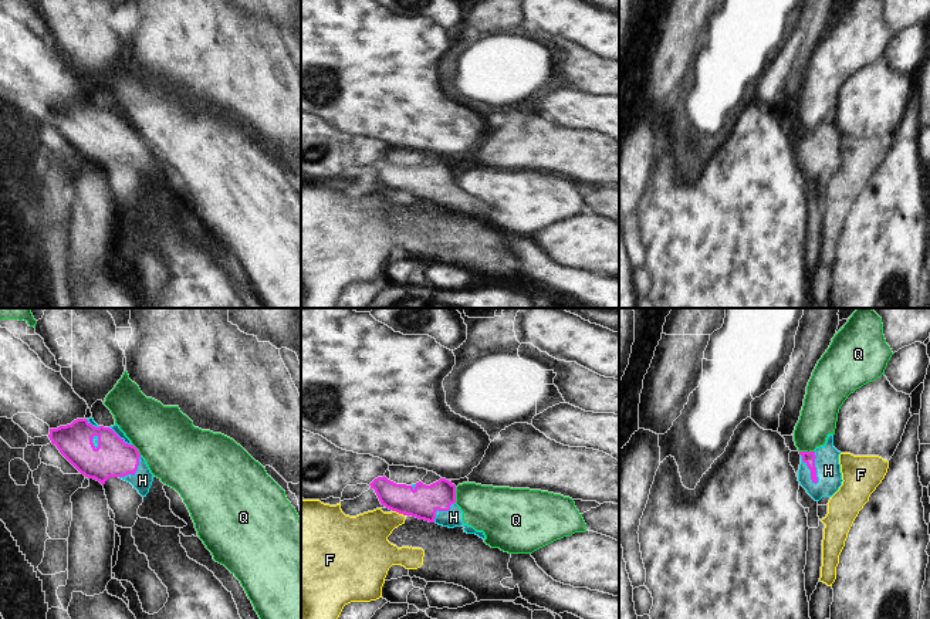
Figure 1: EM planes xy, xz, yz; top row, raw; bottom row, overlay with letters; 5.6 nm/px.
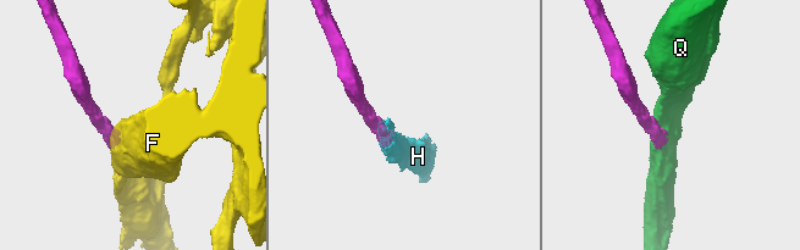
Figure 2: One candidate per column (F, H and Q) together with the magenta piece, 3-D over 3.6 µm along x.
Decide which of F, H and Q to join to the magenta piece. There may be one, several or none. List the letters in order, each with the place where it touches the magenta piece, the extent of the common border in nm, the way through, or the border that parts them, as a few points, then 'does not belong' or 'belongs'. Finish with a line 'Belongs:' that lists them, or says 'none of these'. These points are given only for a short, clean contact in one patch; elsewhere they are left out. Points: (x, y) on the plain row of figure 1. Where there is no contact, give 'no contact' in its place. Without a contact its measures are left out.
F: meets magenta in xz at (398, 193); contact 80 nm long; border along xz (392, 192), (403, 198); does not belong
H: meets magenta in yz at (810, 151); contact 190 nm long; belongs
Q: meets magenta in xz at (455, 176); contact 90 nm long; border along xz (455, 169), (456, 183); does not belong
Belongs: H

